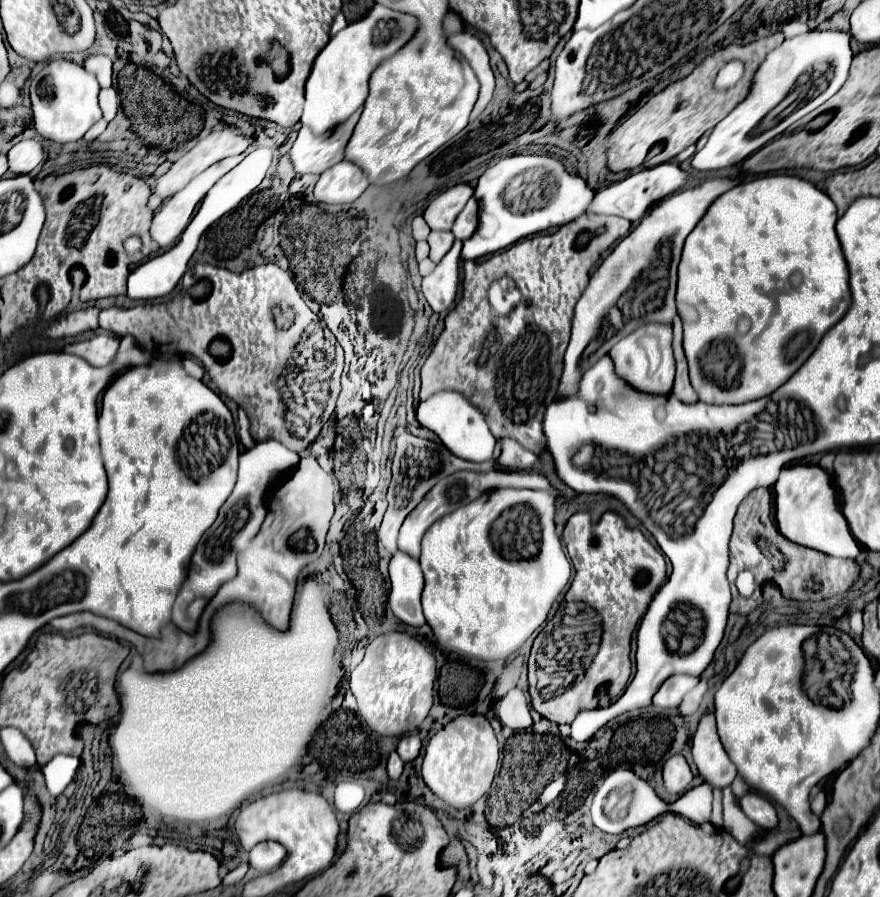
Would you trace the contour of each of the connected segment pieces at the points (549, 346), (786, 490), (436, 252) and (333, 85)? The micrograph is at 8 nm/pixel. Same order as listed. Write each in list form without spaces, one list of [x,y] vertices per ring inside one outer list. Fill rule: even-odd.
[[[583,215],[559,227],[559,231],[553,235],[535,235],[521,239],[519,243],[511,245],[509,249],[503,249],[487,261],[465,261],[463,297],[445,317],[445,329],[437,339],[433,353],[421,367],[421,399],[427,399],[437,391],[457,391],[475,407],[479,407],[495,439],[515,439],[525,449],[533,451],[535,455],[541,455],[547,447],[543,433],[543,413],[555,399],[555,387],[563,369],[563,351],[569,343],[575,303],[587,287],[591,267],[617,239],[623,239],[629,229],[631,221],[623,217]],[[493,273],[495,277],[511,277],[521,291],[521,303],[507,317],[495,317],[489,311],[487,289],[491,285]],[[489,339],[499,339],[499,347],[495,353],[489,353]]]
[[[793,465],[785,467],[775,483],[775,519],[779,531],[793,543],[833,555],[855,559],[859,555],[859,543],[849,531],[849,525],[837,505],[837,495],[831,485],[831,477],[817,465]]]
[[[443,231],[443,233],[431,233],[429,235],[429,239],[427,239],[427,243],[431,245],[431,253],[429,253],[429,259],[433,261],[433,263],[439,263],[443,257],[445,257],[445,253],[451,249],[451,245],[453,245],[453,233],[451,231]]]
[[[377,3],[369,11],[369,15],[365,15],[355,23],[349,23],[343,31],[331,37],[327,47],[317,55],[313,71],[307,79],[301,125],[315,131],[315,135],[323,135],[329,129],[347,121],[365,103],[369,93],[367,81],[373,69],[383,59],[395,55],[401,47],[405,47],[415,37],[417,29],[419,29],[417,17]]]

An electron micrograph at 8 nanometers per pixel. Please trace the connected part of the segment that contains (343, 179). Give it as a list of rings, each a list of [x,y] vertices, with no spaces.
[[[341,161],[321,173],[315,185],[315,199],[319,203],[351,203],[369,187],[367,175],[351,161]]]

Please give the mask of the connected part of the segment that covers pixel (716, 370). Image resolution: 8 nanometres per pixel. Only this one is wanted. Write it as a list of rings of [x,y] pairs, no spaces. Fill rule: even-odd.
[[[767,175],[747,183],[739,183],[713,201],[705,217],[697,223],[697,227],[691,231],[691,235],[685,241],[683,257],[679,263],[679,283],[677,283],[677,311],[683,319],[683,333],[685,333],[683,349],[689,361],[689,379],[695,393],[699,395],[699,401],[711,405],[739,405],[771,395],[807,361],[807,357],[815,351],[821,337],[835,323],[843,319],[843,315],[851,305],[851,289],[849,289],[847,261],[841,253],[841,245],[835,233],[835,221],[837,221],[835,203],[813,183],[791,175]]]

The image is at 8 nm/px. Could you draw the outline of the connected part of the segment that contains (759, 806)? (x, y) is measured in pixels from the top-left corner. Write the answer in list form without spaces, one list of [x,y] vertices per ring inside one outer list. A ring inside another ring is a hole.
[[[747,793],[745,797],[739,799],[743,813],[761,829],[775,829],[779,819],[777,819],[777,811],[771,805],[769,799],[765,799],[759,793]]]

